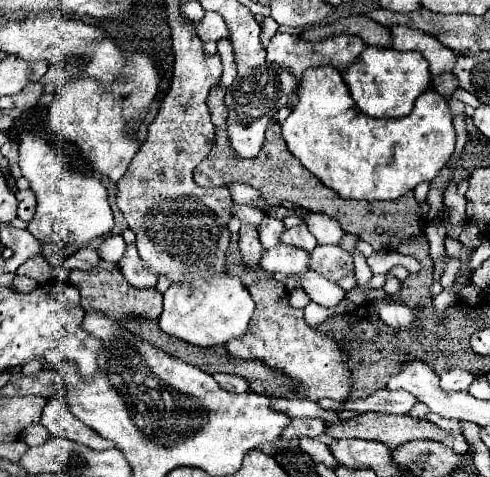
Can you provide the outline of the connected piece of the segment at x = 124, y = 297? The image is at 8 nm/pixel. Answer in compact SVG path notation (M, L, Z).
M102 260L100 266L96 266L94 270L72 270L70 284L80 290L84 310L90 310L90 308L102 310L104 314L108 314L116 322L122 322L122 316L126 316L126 314L136 314L140 318L158 318L162 312L162 302L164 302L162 292L158 288L140 290L140 288L130 286L122 278L122 272L120 272L118 264L114 264L114 262Z

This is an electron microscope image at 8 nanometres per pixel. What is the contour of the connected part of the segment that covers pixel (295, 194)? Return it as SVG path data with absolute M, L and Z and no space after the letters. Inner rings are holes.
M212 88L212 94L208 96L208 108L212 114L212 122L216 126L216 144L212 148L212 152L208 154L208 158L204 162L200 162L200 166L194 170L194 182L198 186L204 188L214 188L214 186L226 186L228 182L244 182L254 186L256 190L260 190L262 198L270 204L270 206L280 206L282 202L292 202L294 206L306 208L310 212L318 212L318 214L326 214L334 220L340 222L342 230L348 234L358 234L364 242L372 244L374 250L382 250L388 242L390 248L394 250L394 246L408 236L418 236L422 234L424 226L426 226L426 214L428 214L428 206L424 204L418 206L414 200L414 194L408 192L398 200L392 202L358 202L358 200L346 200L340 198L334 190L326 188L314 174L310 174L300 160L288 152L286 142L280 134L280 122L286 120L288 116L288 108L278 110L278 114L268 123L266 131L266 141L260 154L252 160L240 160L232 154L230 146L228 146L228 138L226 138L226 106L224 106L224 90L222 88Z

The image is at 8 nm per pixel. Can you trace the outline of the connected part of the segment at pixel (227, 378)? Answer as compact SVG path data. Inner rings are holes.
M214 374L214 380L228 392L246 392L248 390L248 382L234 374Z

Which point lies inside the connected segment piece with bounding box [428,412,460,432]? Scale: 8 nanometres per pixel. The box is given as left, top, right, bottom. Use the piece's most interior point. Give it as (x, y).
(442, 422)

